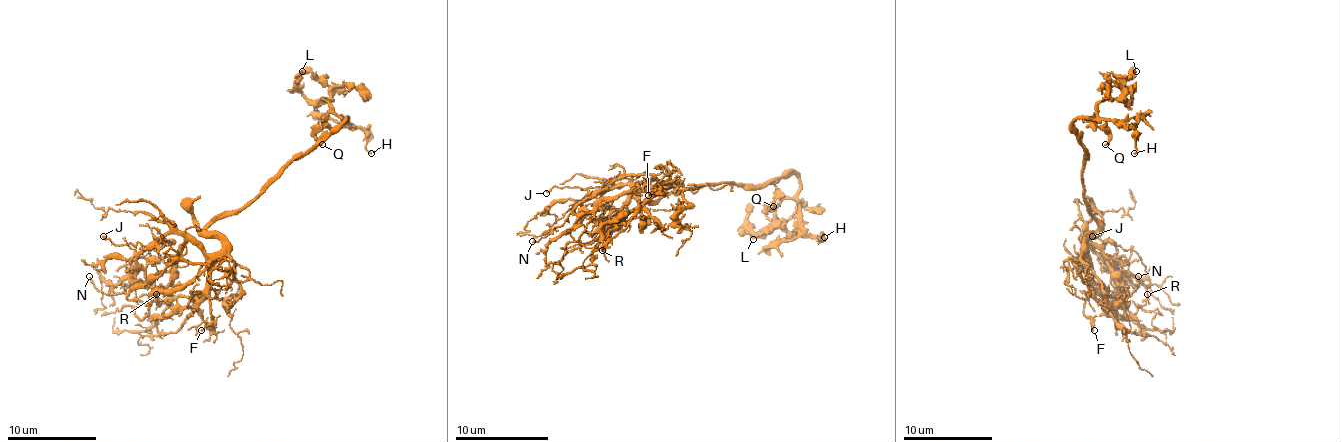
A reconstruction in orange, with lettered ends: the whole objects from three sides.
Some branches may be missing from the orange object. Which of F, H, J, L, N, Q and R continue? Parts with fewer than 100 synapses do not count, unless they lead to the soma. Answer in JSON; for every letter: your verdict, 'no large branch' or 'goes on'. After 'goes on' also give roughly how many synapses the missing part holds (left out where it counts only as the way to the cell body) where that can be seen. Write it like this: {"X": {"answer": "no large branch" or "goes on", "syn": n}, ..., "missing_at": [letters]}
{"F": {"answer": "no large branch"}, "H": {"answer": "no large branch"}, "J": {"answer": "no large branch"}, "L": {"answer": "no large branch"}, "N": {"answer": "no large branch"}, "Q": {"answer": "no large branch"}, "R": {"answer": "no large branch"}, "missing_at": []}

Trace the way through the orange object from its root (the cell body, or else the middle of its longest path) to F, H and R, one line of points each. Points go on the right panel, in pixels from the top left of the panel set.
F: (1092, 211), (1098, 227), (1085, 243), (1085, 258), (1092, 267), (1092, 294), (1085, 301), (1083, 314), (1094, 330)
H: (1092, 211), (1083, 182), (1085, 144), (1074, 122), (1078, 118), (1116, 120), (1125, 129), (1134, 131), (1134, 153)
R: (1092, 211), (1098, 225), (1085, 243), (1092, 292), (1098, 299), (1121, 296), (1141, 305), (1147, 294)

